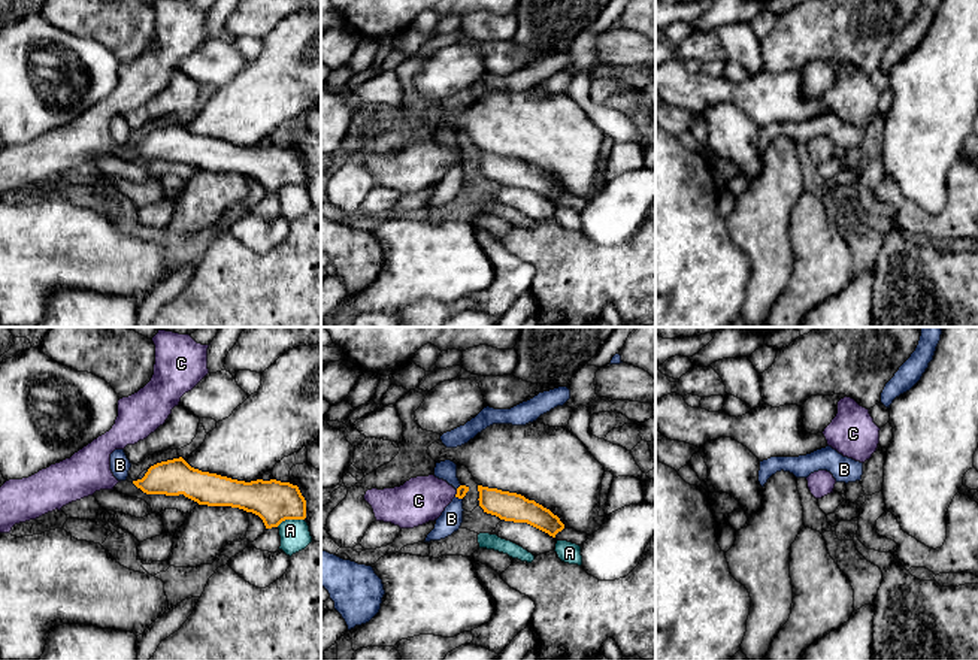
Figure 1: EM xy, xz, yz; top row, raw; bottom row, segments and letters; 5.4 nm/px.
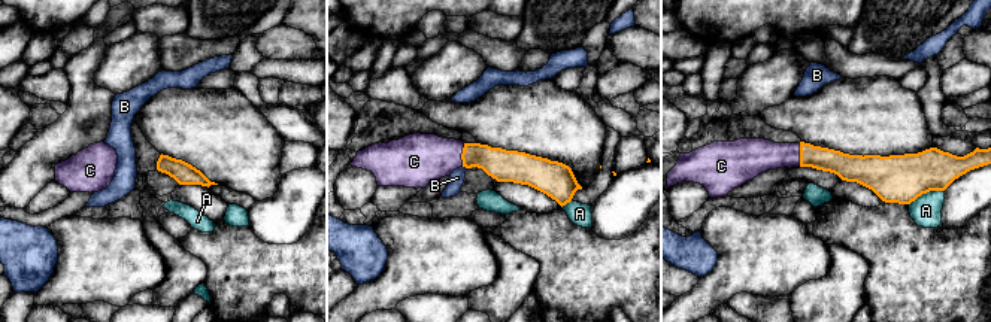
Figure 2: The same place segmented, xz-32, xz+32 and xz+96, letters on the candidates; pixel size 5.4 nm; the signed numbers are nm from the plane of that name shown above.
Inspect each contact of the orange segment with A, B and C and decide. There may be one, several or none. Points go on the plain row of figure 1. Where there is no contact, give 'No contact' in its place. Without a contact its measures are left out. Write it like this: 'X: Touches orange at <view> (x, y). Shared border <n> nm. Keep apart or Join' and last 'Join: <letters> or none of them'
A: Touches orange at xy (290, 184). Shared border 160 nm. Keep apart
B: Touches orange at xz (459, 163). Shared border 40 nm. Keep apart
C: Touches orange at xz (457, 159). Shared border 40 nm. Join
Join: C

